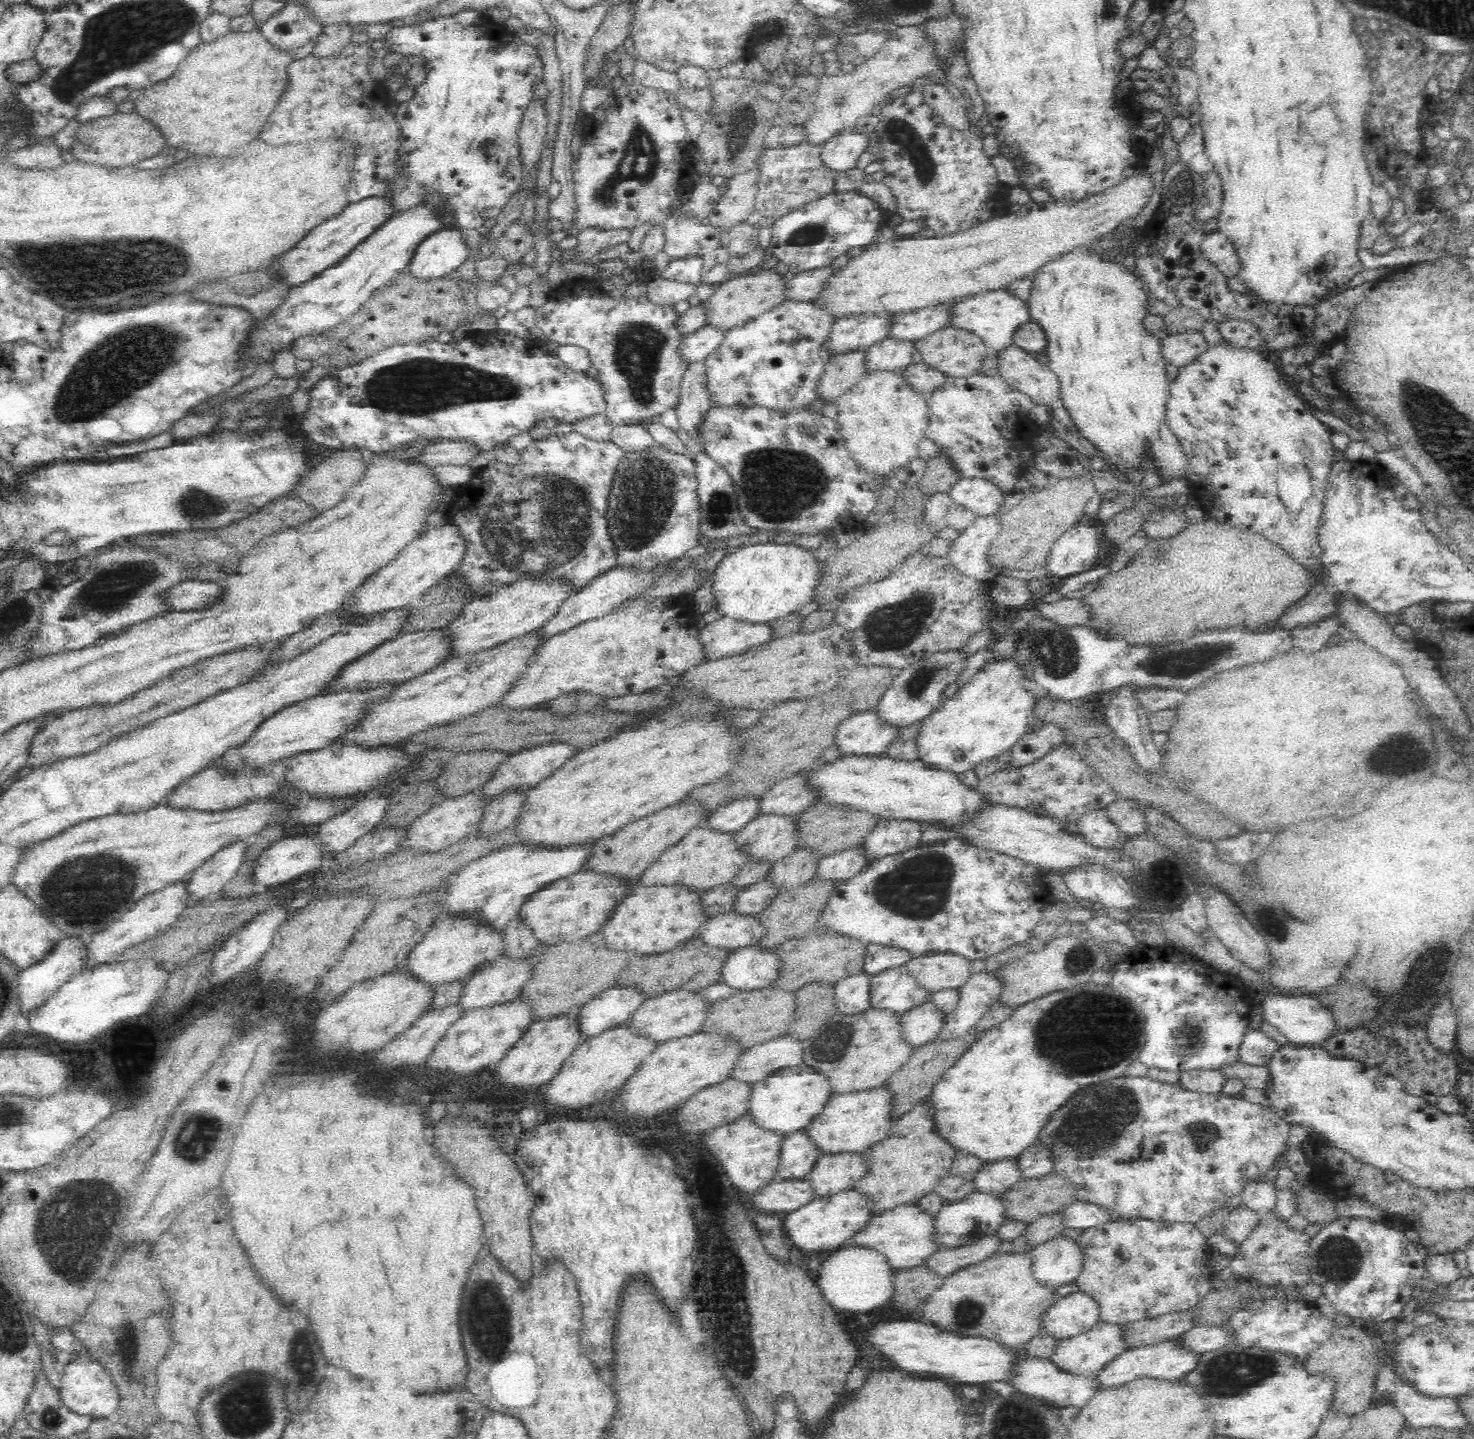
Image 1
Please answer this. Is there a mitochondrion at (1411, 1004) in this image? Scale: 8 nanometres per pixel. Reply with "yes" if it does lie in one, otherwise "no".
yes

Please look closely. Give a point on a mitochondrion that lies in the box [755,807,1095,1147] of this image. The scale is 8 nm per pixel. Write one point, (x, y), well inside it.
(917, 889)

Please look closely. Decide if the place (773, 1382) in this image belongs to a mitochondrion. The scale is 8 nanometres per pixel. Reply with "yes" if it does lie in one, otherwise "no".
no

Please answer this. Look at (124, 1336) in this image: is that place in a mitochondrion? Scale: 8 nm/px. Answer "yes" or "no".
yes

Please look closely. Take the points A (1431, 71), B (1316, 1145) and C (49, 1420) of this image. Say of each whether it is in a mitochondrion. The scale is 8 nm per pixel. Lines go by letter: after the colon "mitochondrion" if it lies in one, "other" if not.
A: other
B: other
C: mitochondrion

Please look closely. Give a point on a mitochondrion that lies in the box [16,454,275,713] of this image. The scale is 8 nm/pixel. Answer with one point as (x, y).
(110, 588)

